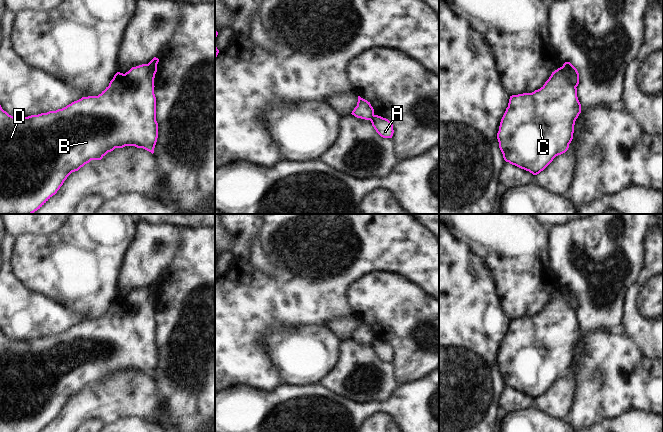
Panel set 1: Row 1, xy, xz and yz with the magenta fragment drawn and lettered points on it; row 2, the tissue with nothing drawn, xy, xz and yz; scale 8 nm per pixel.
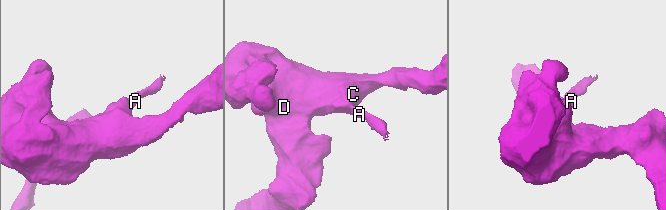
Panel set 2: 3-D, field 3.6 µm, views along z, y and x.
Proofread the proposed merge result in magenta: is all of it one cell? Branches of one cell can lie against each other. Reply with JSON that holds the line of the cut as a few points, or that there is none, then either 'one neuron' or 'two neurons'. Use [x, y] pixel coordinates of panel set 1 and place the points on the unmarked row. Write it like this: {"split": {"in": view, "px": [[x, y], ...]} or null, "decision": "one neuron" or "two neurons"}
{"split": {"in": "yz", "px": [[563, 288], [565, 302], [575, 311]]}, "decision": "two neurons"}

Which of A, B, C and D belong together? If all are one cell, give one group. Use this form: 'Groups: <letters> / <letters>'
Groups: A / B C D.

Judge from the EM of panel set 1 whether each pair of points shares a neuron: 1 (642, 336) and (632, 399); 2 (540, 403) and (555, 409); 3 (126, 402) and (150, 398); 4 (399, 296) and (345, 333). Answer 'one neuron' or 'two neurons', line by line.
1: two neurons
2: one neuron
3: one neuron
4: two neurons

